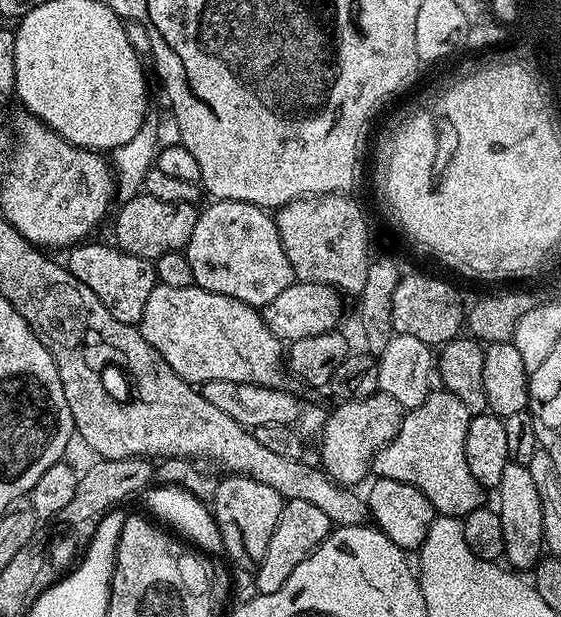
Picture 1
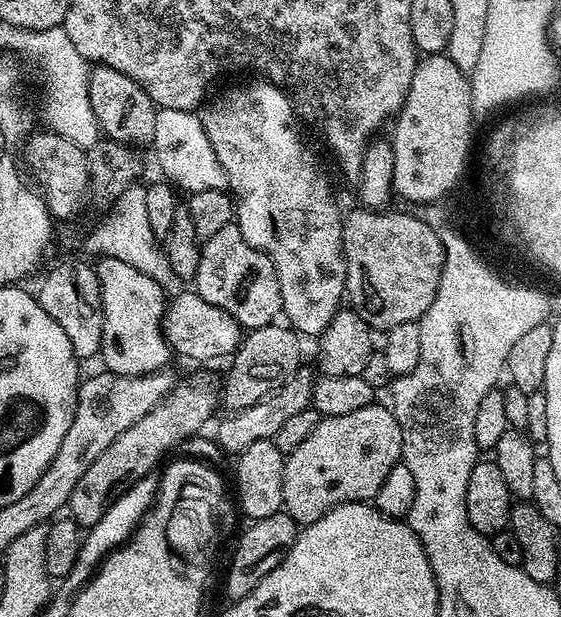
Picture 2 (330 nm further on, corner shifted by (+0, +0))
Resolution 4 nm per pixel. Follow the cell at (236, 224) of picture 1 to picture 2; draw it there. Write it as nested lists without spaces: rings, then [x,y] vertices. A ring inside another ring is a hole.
[[[234,222],[222,226],[222,230],[214,234],[214,238],[201,243],[194,290],[202,298],[206,298],[210,306],[226,310],[226,314],[237,320],[244,330],[261,328],[273,323],[281,315],[284,307],[278,274],[274,270],[271,258],[252,246]]]

